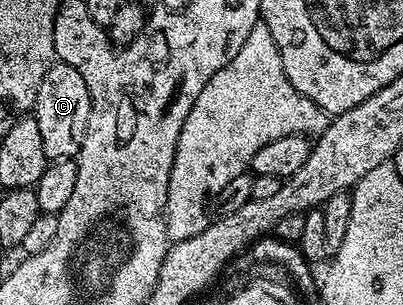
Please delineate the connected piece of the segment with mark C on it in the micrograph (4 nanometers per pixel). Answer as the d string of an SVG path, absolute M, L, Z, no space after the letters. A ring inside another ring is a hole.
M57 60L48 68L46 75L42 75L42 83L38 83L36 101L30 110L31 116L35 117L38 123L38 131L42 134L42 151L46 151L49 162L75 158L79 154L80 148L84 144L84 136L90 131L88 120L91 110L92 98L88 94L86 79L82 79L82 75L78 75L78 71L74 71L74 67Z

